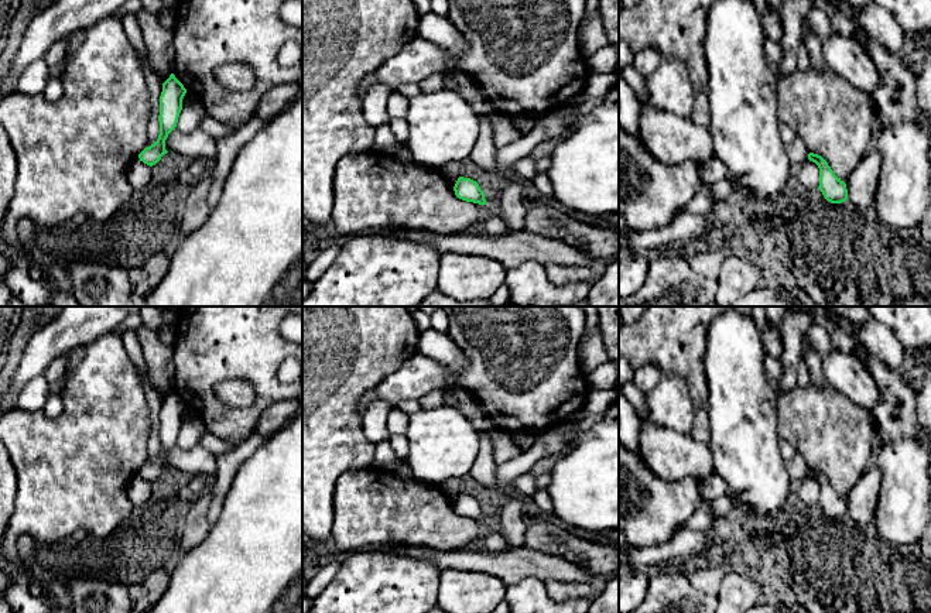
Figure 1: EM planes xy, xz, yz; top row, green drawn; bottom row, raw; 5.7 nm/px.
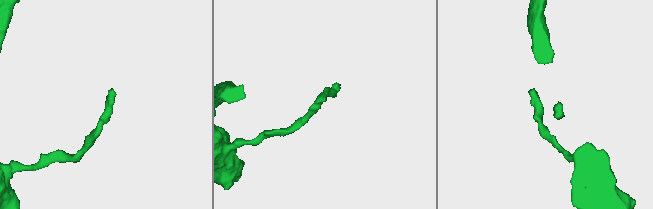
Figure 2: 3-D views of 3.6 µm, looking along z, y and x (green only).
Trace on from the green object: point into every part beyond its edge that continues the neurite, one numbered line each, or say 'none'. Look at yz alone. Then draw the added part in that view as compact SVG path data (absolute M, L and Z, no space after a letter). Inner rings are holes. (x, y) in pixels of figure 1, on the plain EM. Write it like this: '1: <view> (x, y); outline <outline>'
none

